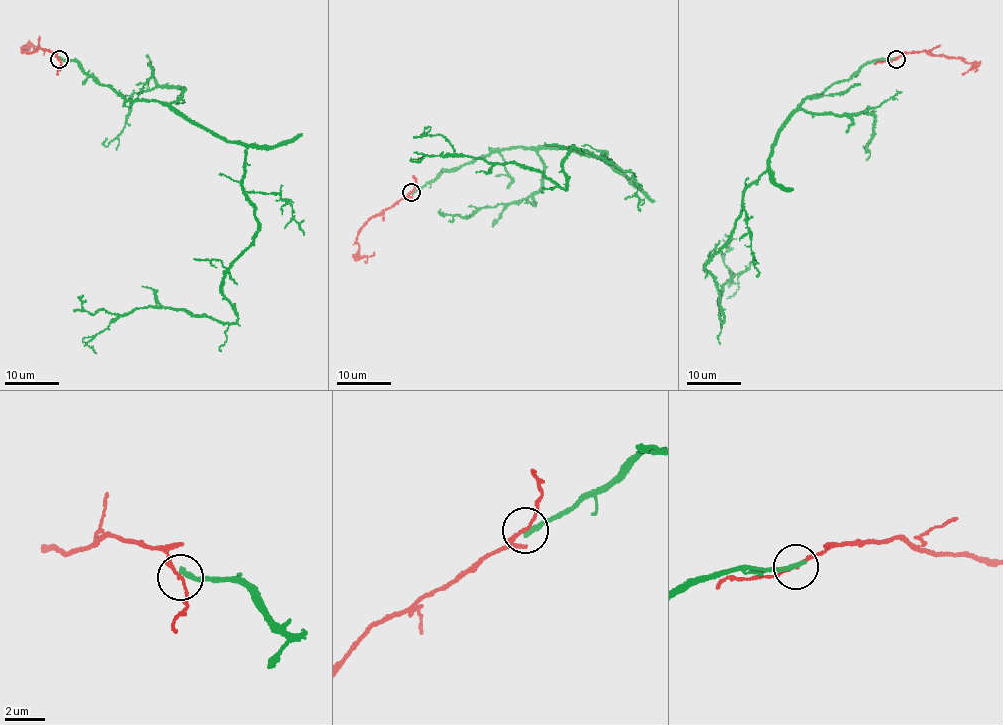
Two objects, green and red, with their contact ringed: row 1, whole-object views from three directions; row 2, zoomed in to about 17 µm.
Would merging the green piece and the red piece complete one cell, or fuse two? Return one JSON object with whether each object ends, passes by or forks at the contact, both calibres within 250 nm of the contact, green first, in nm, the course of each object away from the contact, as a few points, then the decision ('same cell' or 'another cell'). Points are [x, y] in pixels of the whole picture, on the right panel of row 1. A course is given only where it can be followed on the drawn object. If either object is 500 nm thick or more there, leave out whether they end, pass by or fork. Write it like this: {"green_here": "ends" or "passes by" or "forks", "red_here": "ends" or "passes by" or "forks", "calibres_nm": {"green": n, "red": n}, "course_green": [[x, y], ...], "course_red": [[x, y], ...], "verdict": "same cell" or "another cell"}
{"green_here": "ends", "red_here": "passes by", "calibres_nm": {"green": 280, "red": 120}, "course_green": [[896, 58], [805, 99], [784, 124], [704, 267], [723, 321], [732, 272], [738, 290], [727, 298]], "course_red": [[896, 58], [923, 50], [936, 56], [961, 58], [973, 64], [962, 74]], "verdict": "another cell"}

